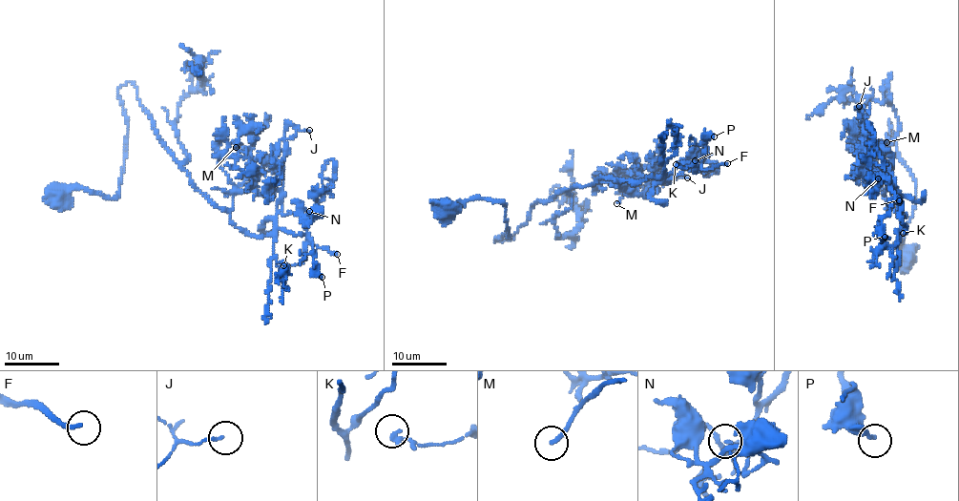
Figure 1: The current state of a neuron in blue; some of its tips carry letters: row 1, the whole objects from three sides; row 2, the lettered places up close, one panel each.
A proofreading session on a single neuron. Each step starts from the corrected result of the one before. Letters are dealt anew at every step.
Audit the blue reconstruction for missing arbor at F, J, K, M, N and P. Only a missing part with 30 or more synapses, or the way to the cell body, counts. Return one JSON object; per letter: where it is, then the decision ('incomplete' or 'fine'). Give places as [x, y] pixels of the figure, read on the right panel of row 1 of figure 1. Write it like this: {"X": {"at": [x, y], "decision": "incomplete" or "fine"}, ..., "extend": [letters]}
{"F": {"at": [899, 200], "decision": "fine"}, "J": {"at": [859, 106], "decision": "incomplete"}, "K": {"at": [903, 233], "decision": "fine"}, "M": {"at": [886, 142], "decision": "incomplete"}, "N": {"at": [878, 178], "decision": "fine"}, "P": {"at": [885, 237], "decision": "fine"}, "extend": ["J", "M"]}

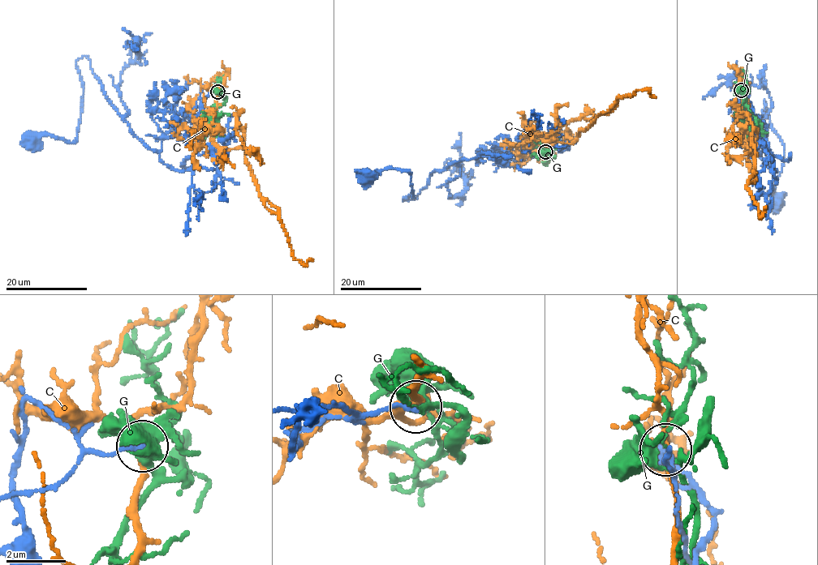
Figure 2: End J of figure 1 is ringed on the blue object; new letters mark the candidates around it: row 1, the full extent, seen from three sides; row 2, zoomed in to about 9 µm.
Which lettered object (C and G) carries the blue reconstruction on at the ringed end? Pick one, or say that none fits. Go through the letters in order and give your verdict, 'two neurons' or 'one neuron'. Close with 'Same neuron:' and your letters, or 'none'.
C: two neurons
G: one neuron
Same neuron: G

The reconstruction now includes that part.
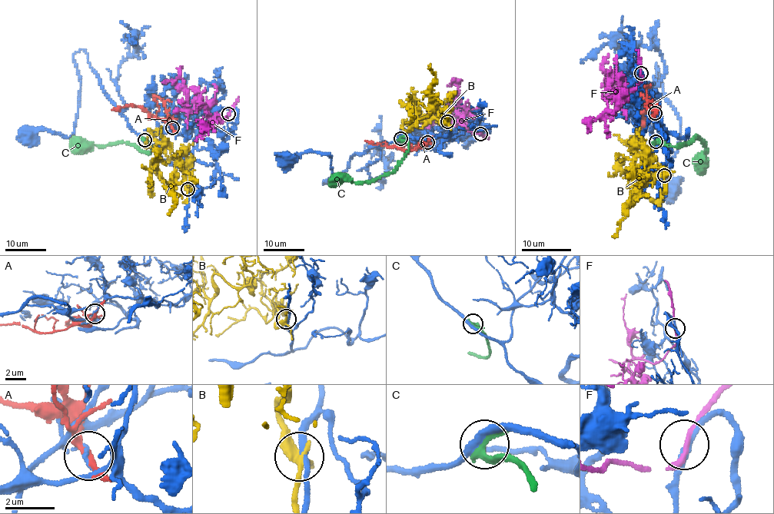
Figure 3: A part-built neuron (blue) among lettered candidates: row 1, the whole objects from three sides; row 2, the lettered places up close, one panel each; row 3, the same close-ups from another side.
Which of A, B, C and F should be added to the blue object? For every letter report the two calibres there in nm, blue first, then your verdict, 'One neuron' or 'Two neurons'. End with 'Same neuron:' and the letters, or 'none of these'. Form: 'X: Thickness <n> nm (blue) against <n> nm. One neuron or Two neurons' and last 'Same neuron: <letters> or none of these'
A: Thickness 130 nm (blue) against 200 nm. Two neurons
B: Thickness 260 nm (blue) against 300 nm. One neuron
C: Thickness 260 nm (blue) against 260 nm. Two neurons
F: Thickness 200 nm (blue) against 240 nm. Two neurons
Same neuron: B

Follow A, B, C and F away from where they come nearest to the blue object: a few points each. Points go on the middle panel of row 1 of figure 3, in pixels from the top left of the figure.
A: (426, 142), (424, 146), (407, 150), (365, 141)
B: (447, 121), (443, 124), (433, 105), (418, 104), (417, 112), (408, 106), (410, 120), (406, 122)
C: (400, 138), (409, 144), (408, 152), (393, 172), (361, 183), (342, 178), (329, 182)
F: (480, 134), (472, 133), (458, 121), (450, 123), (446, 119), (436, 116), (435, 122), (428, 118), (429, 128)

